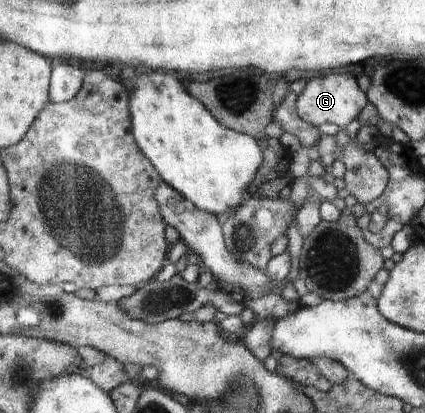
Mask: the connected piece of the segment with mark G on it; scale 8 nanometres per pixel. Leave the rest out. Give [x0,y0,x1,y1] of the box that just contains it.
[297,73,368,129]

